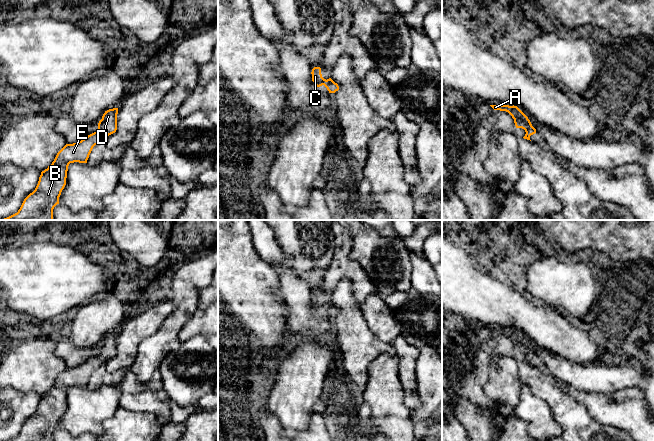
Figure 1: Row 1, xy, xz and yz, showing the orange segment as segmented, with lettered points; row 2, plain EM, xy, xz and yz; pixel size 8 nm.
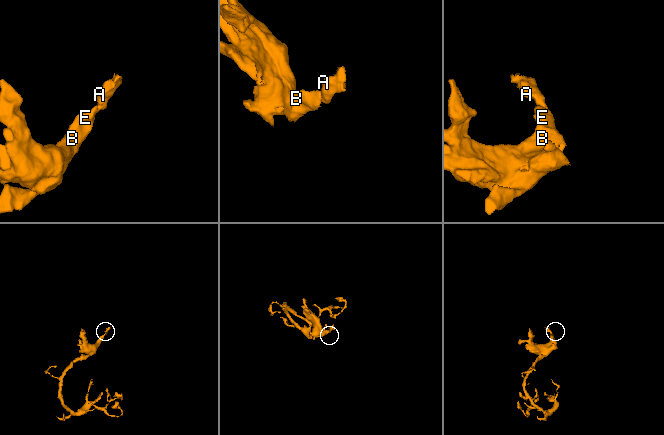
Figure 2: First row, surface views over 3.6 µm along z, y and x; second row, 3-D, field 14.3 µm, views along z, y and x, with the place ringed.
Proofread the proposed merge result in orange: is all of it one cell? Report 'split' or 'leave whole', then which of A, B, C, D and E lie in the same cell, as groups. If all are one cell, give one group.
leave whole; groups A B C D E

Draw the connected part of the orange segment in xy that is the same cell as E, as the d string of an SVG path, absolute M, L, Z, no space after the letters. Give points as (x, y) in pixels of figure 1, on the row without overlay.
M118 332L105 335L98 347L98 354L81 365L66 368L47 393L41 396L35 414L23 425L17 437L9 441L53 441L53 433L66 409L70 387L87 387L95 369L117 354Z

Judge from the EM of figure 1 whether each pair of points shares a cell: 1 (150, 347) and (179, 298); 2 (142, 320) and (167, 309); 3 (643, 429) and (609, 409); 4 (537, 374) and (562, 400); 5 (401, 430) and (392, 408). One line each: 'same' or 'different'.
1: same
2: same
3: same
4: same
5: same

